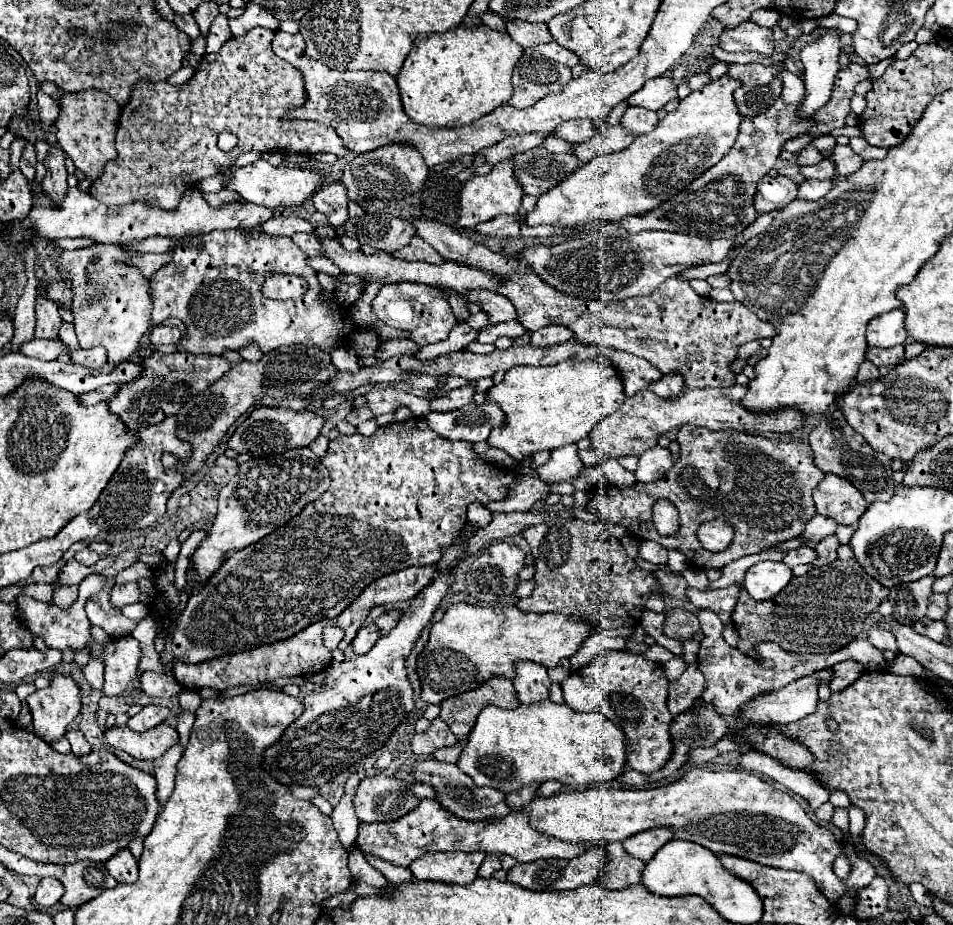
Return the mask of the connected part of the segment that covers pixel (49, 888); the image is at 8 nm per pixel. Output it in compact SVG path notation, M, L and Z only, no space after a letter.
M41 878L39 886L35 890L35 902L39 906L47 906L49 908L49 906L53 906L53 904L59 902L61 894L63 894L61 882L57 882L55 878Z

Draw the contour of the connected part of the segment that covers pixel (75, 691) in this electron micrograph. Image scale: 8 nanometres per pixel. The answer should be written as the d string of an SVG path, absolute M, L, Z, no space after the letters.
M51 674L49 686L27 696L33 714L33 732L51 742L65 736L67 724L75 720L81 710L81 686L67 674Z

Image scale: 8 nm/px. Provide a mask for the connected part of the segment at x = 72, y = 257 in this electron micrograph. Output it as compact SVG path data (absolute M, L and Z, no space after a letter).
M93 244L89 248L63 252L59 260L61 270L67 272L73 284L73 316L79 344L81 348L103 346L109 364L129 360L151 326L149 280L145 280L137 268L123 264L129 256L131 254L117 244Z

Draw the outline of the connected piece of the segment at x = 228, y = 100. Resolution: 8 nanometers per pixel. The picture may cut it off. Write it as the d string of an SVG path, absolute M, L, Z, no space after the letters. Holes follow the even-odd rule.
M253 28L245 36L227 40L217 54L205 54L201 58L193 78L183 86L175 86L165 80L139 82L131 94L131 100L121 110L115 140L117 160L111 160L103 168L103 174L97 178L95 186L91 186L89 194L95 196L95 200L101 200L105 206L121 206L145 200L147 204L157 204L159 208L173 210L177 208L187 188L197 188L203 178L215 176L223 166L231 166L243 152L299 152L307 156L317 152L331 152L335 156L347 156L349 150L343 146L333 128L305 120L281 120L285 112L305 102L305 84L299 70L275 56L271 48L273 36L273 30ZM223 130L235 134L239 140L231 152L217 148L217 136Z

